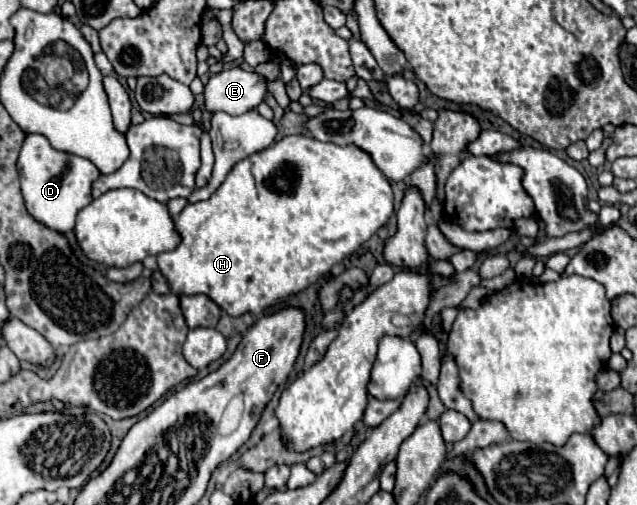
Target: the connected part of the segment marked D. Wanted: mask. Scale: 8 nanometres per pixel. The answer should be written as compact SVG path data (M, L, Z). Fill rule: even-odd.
M27 134L19 153L19 176L25 208L43 226L69 234L75 228L75 218L81 208L85 208L91 198L91 184L99 178L97 166L81 156L55 150L49 140L41 134Z

